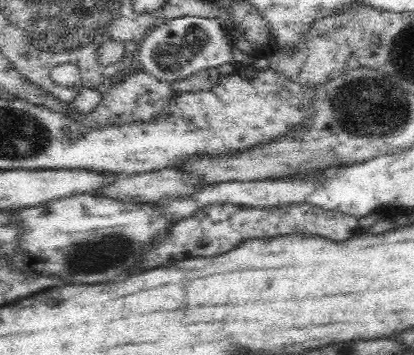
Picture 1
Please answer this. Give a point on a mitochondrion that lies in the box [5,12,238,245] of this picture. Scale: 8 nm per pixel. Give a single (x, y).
(171, 55)

